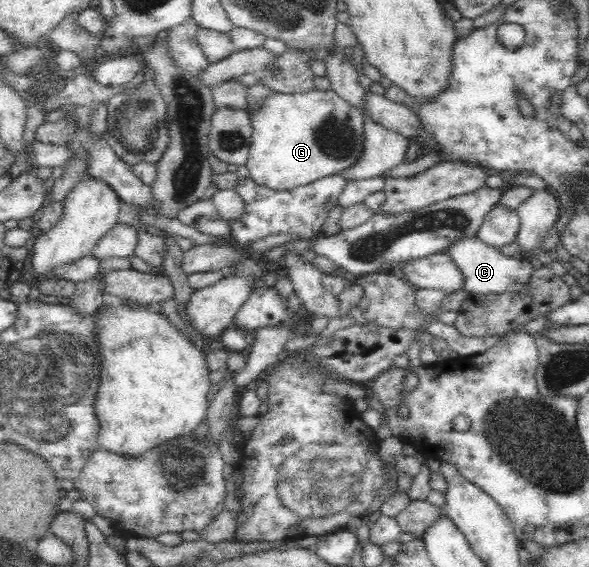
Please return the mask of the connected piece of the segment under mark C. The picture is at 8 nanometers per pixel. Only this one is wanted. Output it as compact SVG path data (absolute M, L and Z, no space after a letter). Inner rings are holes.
M477 236L456 238L454 242L448 244L448 248L444 252L452 257L452 261L460 270L464 278L462 288L469 293L520 292L520 290L524 290L524 286L533 272L533 265L529 261L502 255L497 247L488 246Z

